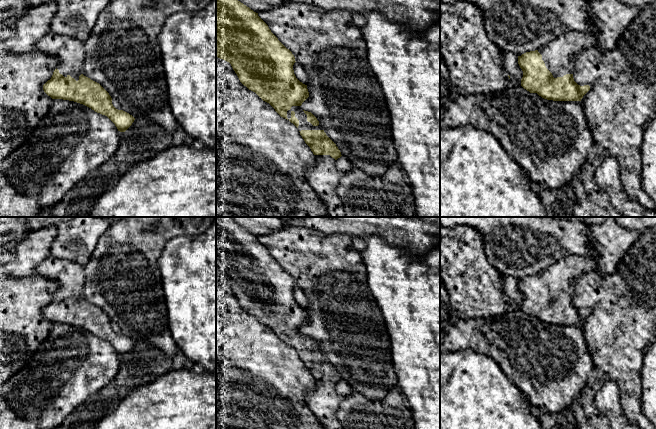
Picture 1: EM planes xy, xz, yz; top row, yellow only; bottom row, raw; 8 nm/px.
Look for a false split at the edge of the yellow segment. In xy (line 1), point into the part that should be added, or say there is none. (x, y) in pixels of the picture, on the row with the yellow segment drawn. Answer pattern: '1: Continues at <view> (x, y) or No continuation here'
1: Continues at xy (69, 51)

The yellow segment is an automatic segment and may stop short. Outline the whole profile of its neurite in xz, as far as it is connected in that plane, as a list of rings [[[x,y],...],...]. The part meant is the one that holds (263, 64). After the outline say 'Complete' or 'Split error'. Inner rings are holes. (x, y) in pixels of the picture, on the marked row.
[[[216,0],[216,57],[229,62],[244,86],[298,128],[315,155],[315,164],[306,167],[305,177],[326,206],[324,217],[346,217],[342,200],[336,193],[341,178],[336,160],[342,155],[321,128],[317,118],[301,108],[309,97],[309,92],[307,85],[300,82],[294,74],[293,65],[296,61],[292,52],[271,32],[258,13],[238,0]]]. Split error

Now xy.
[[[49,33],[37,42],[36,50],[59,61],[51,79],[43,85],[48,96],[87,106],[107,116],[120,132],[125,132],[132,125],[135,118],[116,109],[109,93],[99,83],[82,74],[86,58],[83,42],[71,36]]]. Split error

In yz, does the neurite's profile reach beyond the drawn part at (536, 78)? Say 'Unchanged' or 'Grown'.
Grown

